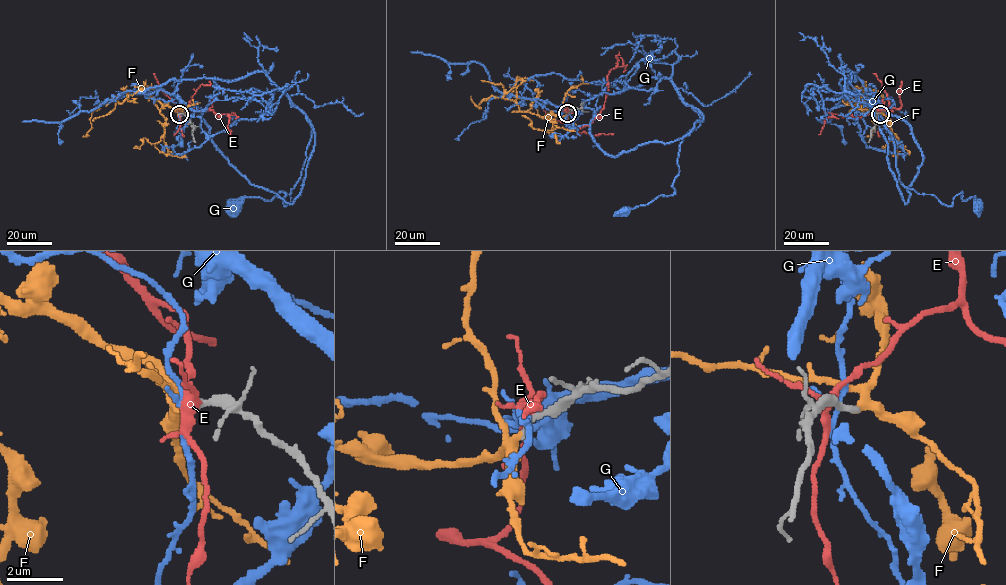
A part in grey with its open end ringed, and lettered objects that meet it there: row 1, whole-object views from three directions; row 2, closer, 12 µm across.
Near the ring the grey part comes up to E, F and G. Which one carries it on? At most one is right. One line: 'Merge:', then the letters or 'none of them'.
Merge: F

